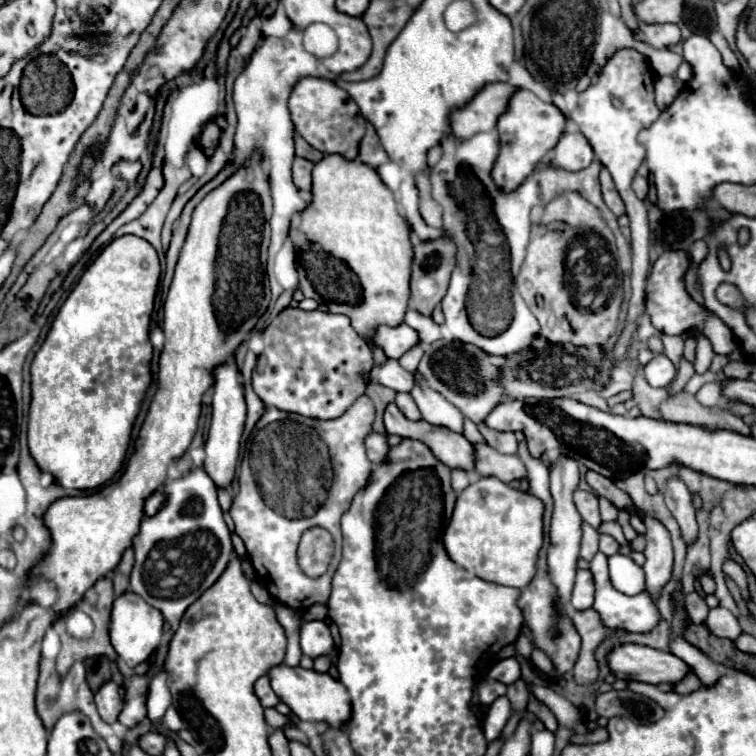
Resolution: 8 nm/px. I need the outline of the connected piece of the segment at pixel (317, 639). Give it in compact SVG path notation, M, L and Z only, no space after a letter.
M306 621L300 631L300 645L302 653L310 655L312 659L328 655L334 647L330 627L324 621Z

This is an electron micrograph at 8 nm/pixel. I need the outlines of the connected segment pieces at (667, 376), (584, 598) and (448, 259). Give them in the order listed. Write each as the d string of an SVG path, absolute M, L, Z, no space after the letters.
M654 355L654 359L648 365L644 365L642 375L652 387L666 387L676 377L676 369L668 357Z
M578 569L570 603L574 609L590 609L592 607L592 603L594 603L594 581L592 581L590 571Z
M444 235L434 241L422 241L420 245L414 245L414 259L410 267L410 289L414 297L414 309L422 315L432 315L432 309L442 301L448 289L450 275L456 267L456 243Z

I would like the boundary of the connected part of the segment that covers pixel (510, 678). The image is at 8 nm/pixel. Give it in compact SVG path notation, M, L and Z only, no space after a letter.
M514 657L502 659L488 671L488 677L496 679L496 681L500 681L504 685L510 685L520 677L520 665L518 665L518 661Z

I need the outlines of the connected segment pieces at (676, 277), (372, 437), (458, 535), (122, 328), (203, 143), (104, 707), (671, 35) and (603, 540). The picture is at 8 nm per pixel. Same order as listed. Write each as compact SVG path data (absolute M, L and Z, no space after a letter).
M666 251L658 257L658 261L652 267L652 273L648 277L646 283L646 311L652 319L652 325L666 333L666 335L684 335L690 329L698 329L702 331L712 343L714 353L718 355L730 355L732 351L736 351L738 341L732 335L732 331L710 311L702 309L700 305L696 305L690 295L684 289L684 273L688 269L688 257L684 251Z
M370 433L368 439L364 441L366 445L366 455L372 463L382 463L384 455L388 453L388 443L386 443L386 435L380 433Z
M482 477L458 495L452 519L444 531L444 549L456 565L472 575L522 589L536 573L534 565L544 539L542 513L544 503L540 499L500 483L500 479Z
M122 235L94 259L54 317L46 341L36 353L32 373L32 401L28 415L28 449L36 465L68 489L94 489L122 467L134 419L152 381L148 339L154 295L160 279L160 261L154 247L136 237Z
M210 121L210 123L206 123L204 129L202 129L202 133L200 133L200 137L198 137L198 145L200 145L202 149L212 149L212 147L216 147L218 137L220 137L220 127L218 127L214 121Z
M114 679L104 681L98 691L94 693L94 703L98 707L100 717L106 723L114 723L118 719L118 713L122 711L122 699L118 693L118 683Z
M642 25L642 31L646 35L646 43L650 43L656 49L664 49L668 45L676 45L680 41L680 29L678 25Z
M600 535L600 551L604 555L614 555L614 553L618 553L618 549L620 549L620 545L616 539L612 539L610 535Z

